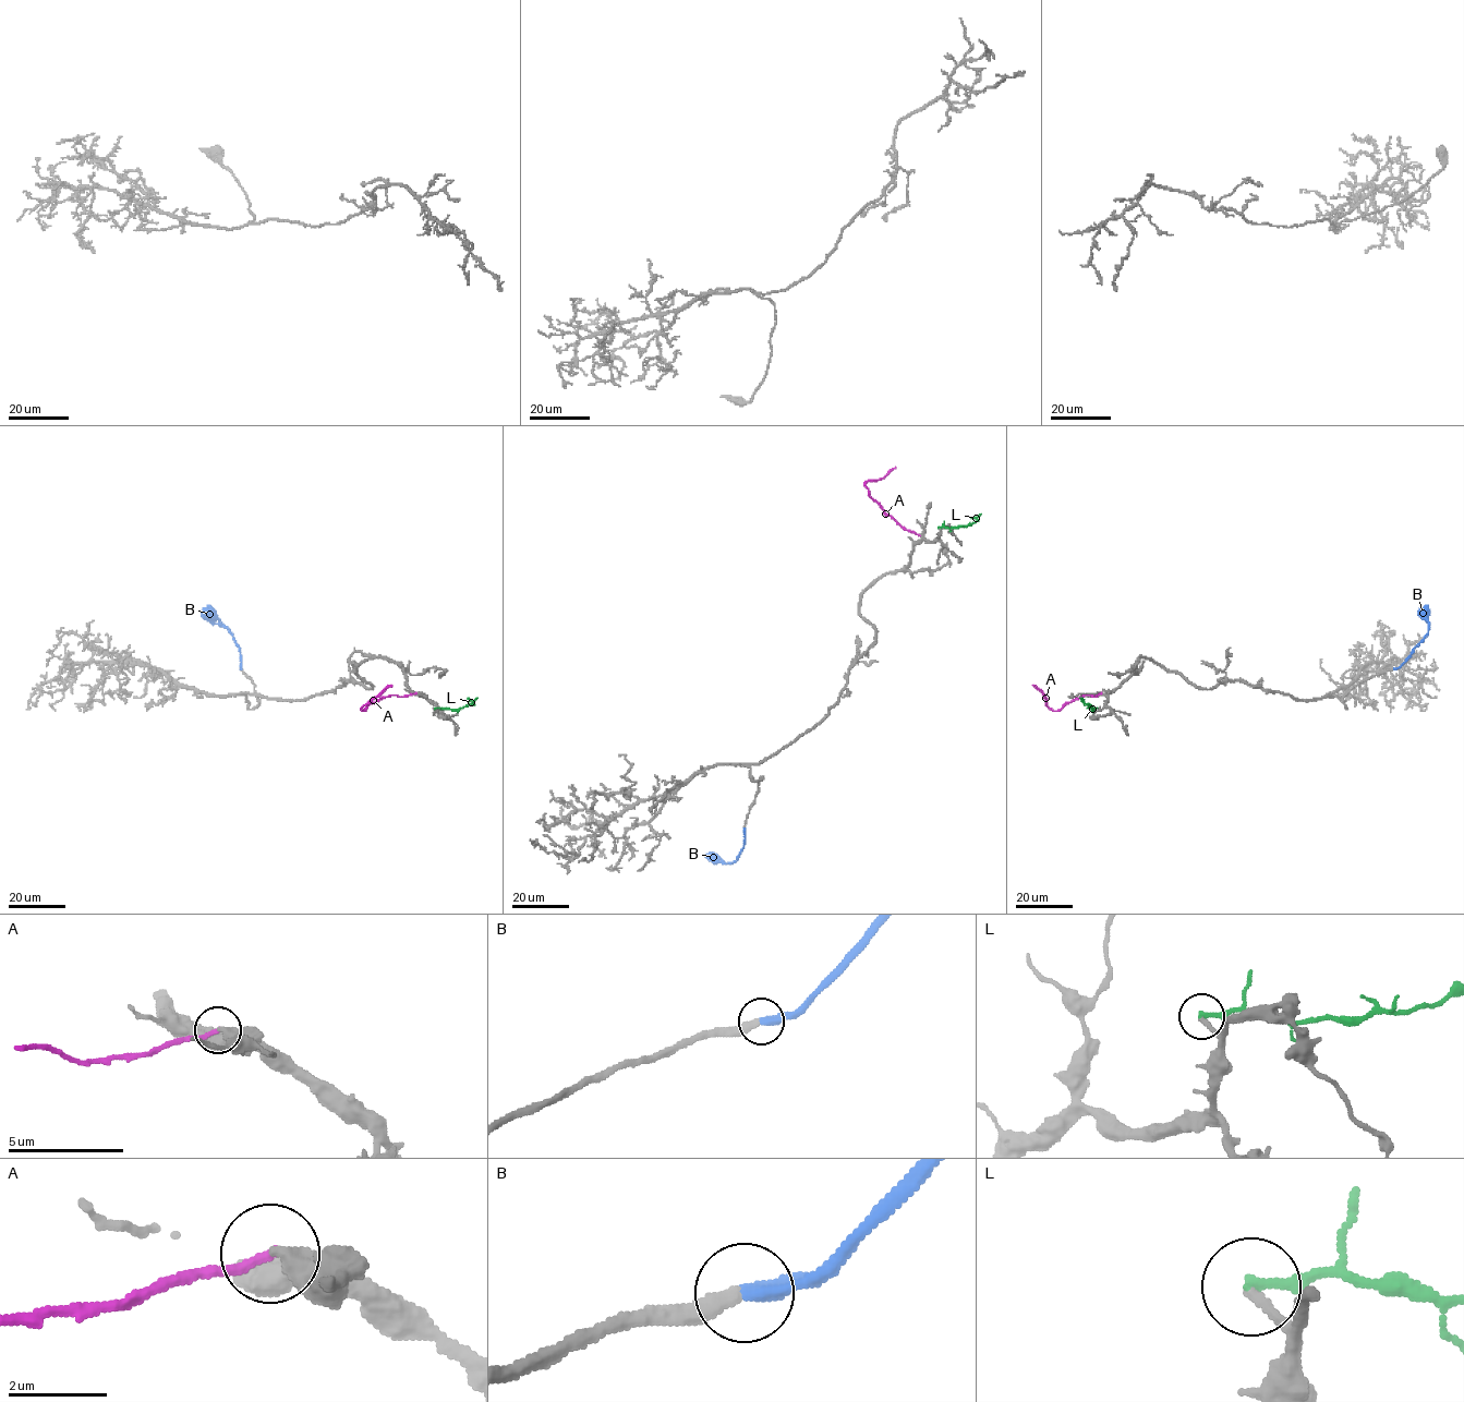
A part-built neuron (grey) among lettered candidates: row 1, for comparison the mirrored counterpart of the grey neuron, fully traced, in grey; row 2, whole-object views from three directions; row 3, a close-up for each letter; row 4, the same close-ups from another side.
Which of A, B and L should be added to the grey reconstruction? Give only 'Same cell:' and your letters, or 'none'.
Same cell: B

